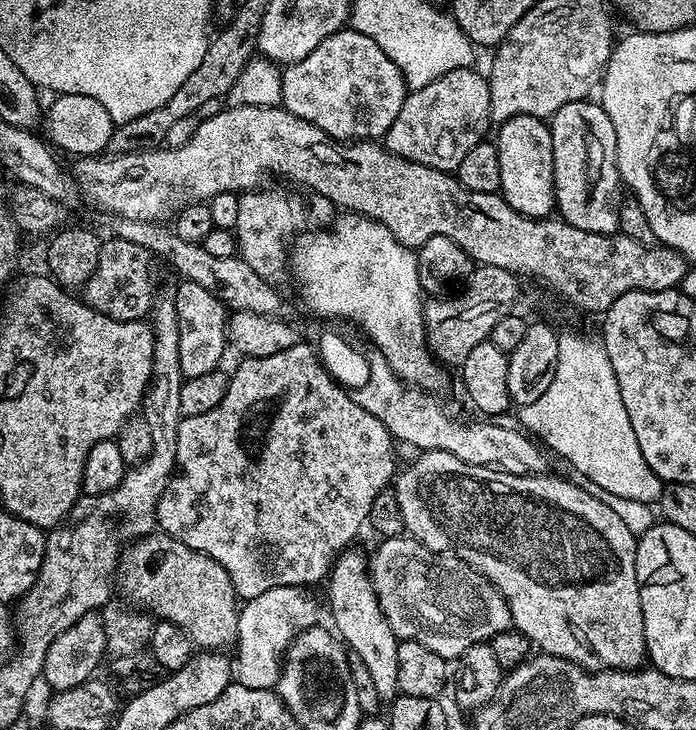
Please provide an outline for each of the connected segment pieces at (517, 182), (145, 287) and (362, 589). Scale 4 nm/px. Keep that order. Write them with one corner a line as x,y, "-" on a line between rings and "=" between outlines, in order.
518,116
501,123
498,130
500,133
494,137
494,143
498,150
498,166
502,166
500,192
504,201
523,216
551,217
556,207
551,127
538,117
=
105,239
100,246
98,266
82,289
84,303
115,320
144,320
151,311
154,295
152,262
153,254
142,246
134,246
134,242
=
344,550
336,557
330,575
327,577
328,604
332,607
332,620
339,639
350,649
351,655
370,670
374,690
382,702
391,702
400,692
398,686
398,641
390,630
386,618
376,601
372,589
370,560
360,552

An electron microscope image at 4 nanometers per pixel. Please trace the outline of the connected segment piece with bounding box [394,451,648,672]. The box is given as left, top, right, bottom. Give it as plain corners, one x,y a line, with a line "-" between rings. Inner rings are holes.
421,451
408,465
401,467
394,477
394,491
398,498
398,506
402,510
404,531
422,546
431,548
441,554
451,554
464,560
474,569
481,572
490,583
504,596
512,615
515,631
527,638
529,645
536,644
545,656
566,658
578,666
587,668
589,672
602,672
605,668
621,668
631,672
645,663
648,651
642,626
642,602
640,601
640,583
636,573
636,541
637,533
601,498
595,491
587,487
579,488
568,480
562,480
553,474
539,476
519,476
509,472
499,472
486,466
470,466
462,462
462,458
454,458
449,452

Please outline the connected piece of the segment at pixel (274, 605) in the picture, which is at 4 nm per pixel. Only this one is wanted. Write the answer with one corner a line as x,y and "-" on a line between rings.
307,585
278,586
245,601
240,607
238,634
232,658
235,683
250,689
270,690
282,675
282,661
297,636
317,625
320,604
315,592

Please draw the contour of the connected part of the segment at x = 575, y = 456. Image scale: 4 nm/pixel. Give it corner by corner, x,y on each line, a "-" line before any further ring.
576,332
563,333
550,387
542,398
523,405
519,412
519,427
549,453
557,452
574,471
581,472
593,489
636,504
655,505
659,501
665,483
646,466
646,458
642,458
638,438
634,438
634,426
630,426
626,406
622,406
614,366
610,366
599,339
591,340

